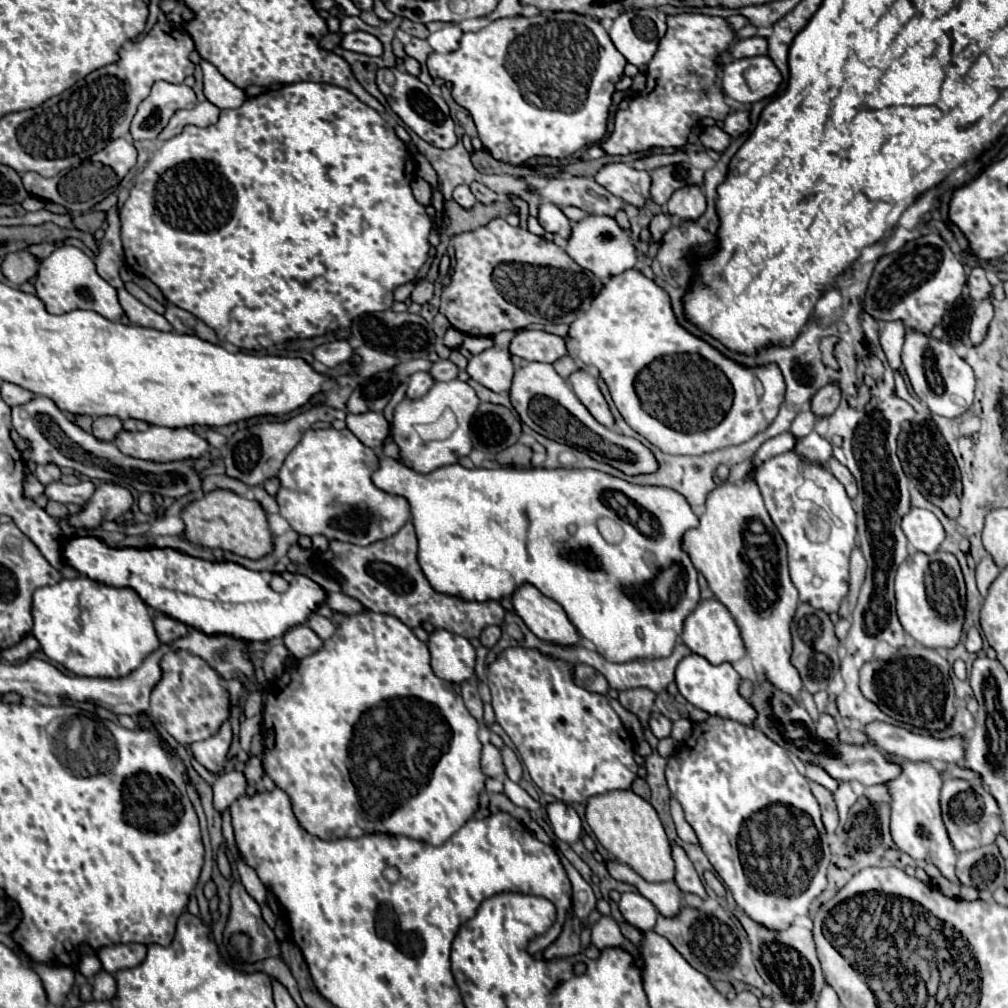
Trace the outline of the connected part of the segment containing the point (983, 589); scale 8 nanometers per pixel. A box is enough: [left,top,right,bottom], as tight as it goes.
[977,556,999,596]

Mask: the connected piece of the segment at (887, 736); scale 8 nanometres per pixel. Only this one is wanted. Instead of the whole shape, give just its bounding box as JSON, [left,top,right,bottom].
[863,722,965,762]

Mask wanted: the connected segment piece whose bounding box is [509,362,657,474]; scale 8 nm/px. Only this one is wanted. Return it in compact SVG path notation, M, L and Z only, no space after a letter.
M527 362L527 366L517 368L509 390L509 398L519 418L545 438L575 446L587 452L591 458L615 466L623 474L647 474L655 472L657 468L655 456L651 456L651 452L639 440L627 438L623 434L617 434L615 430L601 426L587 412L587 408L579 404L579 398L575 396L575 392L571 392L571 386L553 370L551 364Z

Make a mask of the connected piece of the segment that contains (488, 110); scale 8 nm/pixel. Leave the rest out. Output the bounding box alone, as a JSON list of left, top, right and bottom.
[427,12,627,164]

